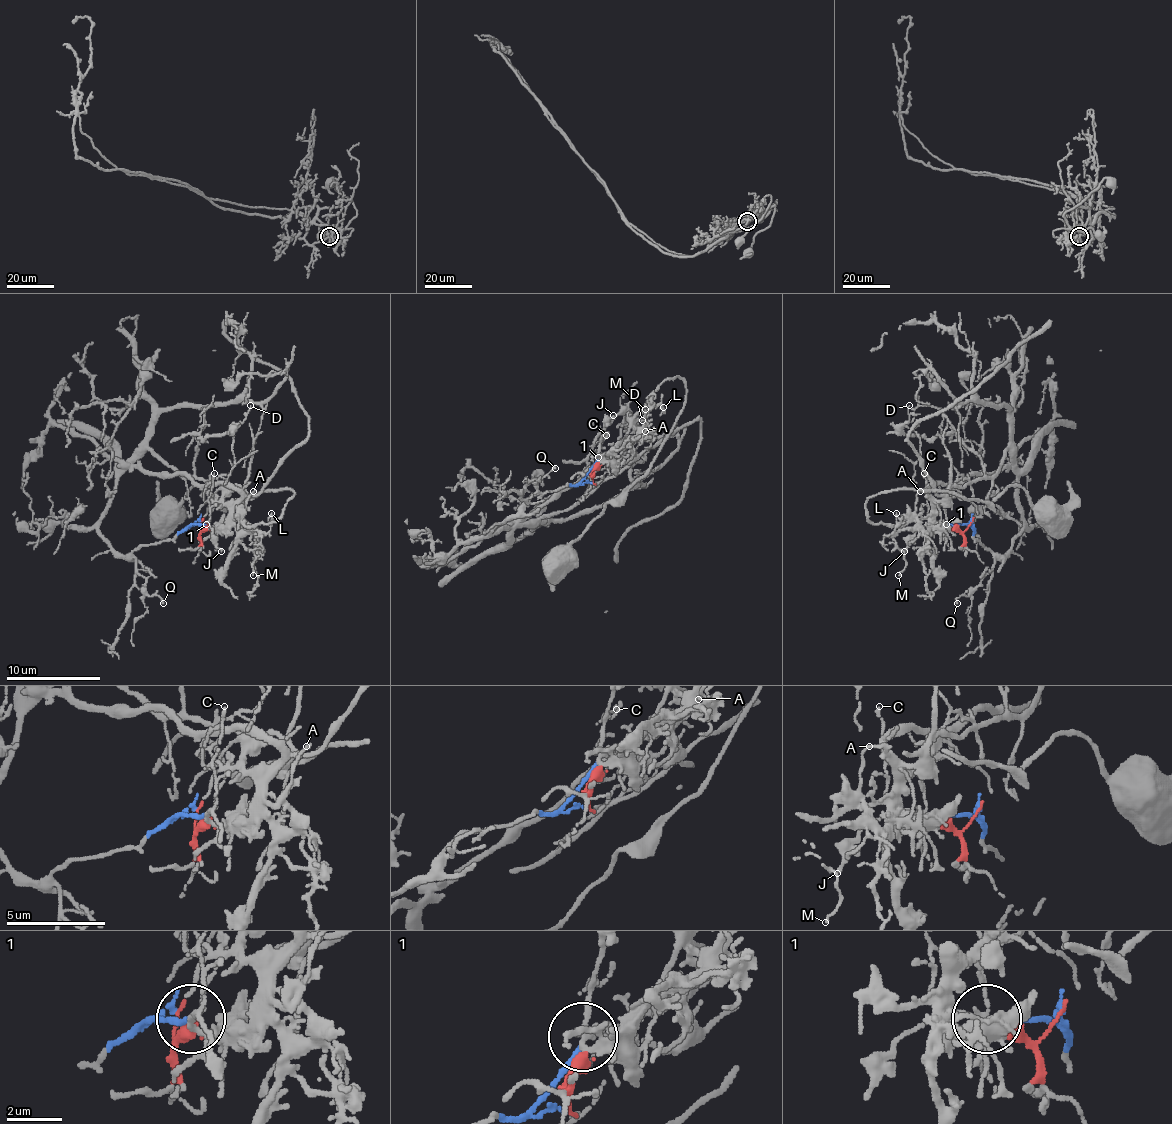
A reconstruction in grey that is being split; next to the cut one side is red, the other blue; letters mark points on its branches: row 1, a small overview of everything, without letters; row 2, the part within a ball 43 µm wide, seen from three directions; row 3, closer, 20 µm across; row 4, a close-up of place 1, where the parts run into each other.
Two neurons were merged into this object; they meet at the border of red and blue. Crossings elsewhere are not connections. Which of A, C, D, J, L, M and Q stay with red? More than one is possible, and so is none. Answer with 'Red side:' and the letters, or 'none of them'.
Red side: A, L, M

